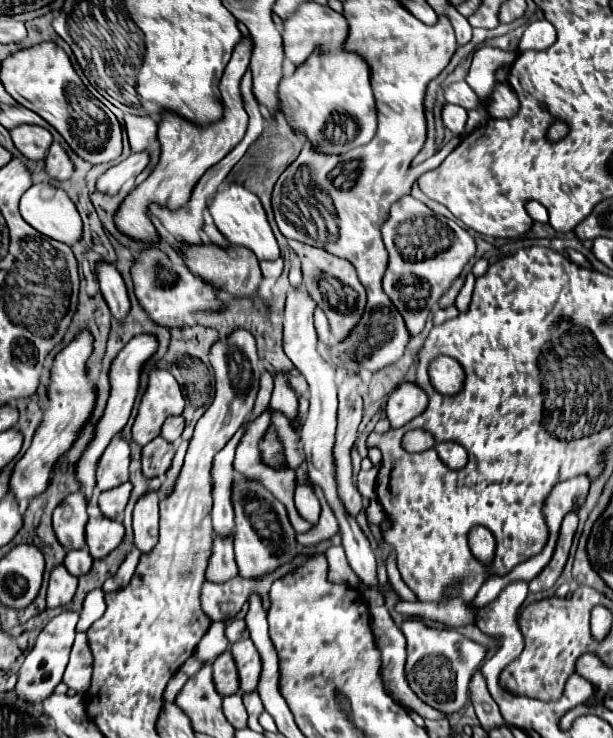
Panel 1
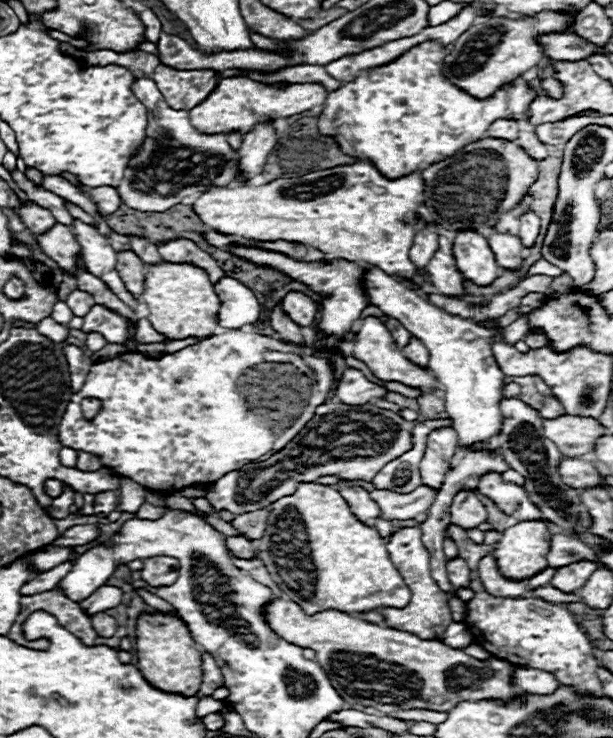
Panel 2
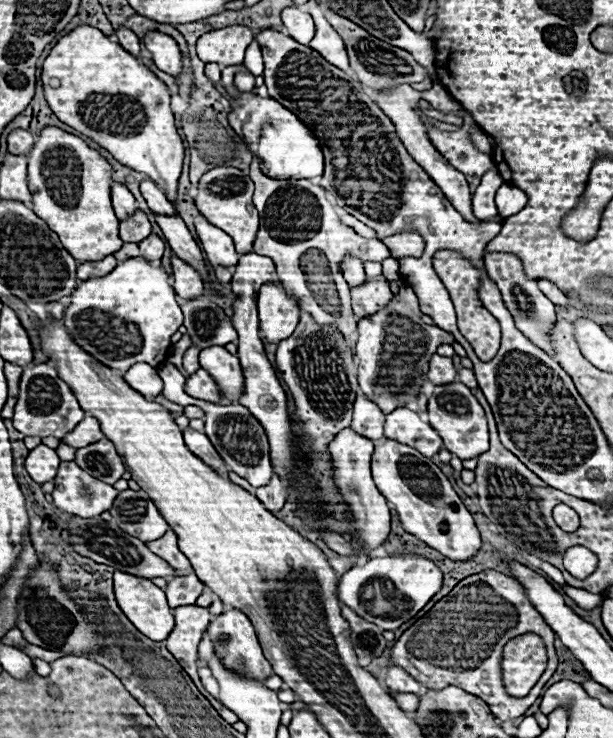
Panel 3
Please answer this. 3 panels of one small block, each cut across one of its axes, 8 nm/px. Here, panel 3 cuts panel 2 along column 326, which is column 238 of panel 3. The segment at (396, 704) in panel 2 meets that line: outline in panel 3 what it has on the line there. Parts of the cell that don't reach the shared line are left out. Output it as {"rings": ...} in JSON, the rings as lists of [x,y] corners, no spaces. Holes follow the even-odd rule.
{"rings":[[[240,610],[222,612],[220,616],[216,616],[214,622],[210,622],[206,632],[208,632],[210,640],[214,642],[214,652],[218,654],[218,658],[222,660],[222,664],[228,670],[234,670],[234,672],[238,672],[242,676],[254,678],[258,682],[272,676],[272,668],[270,668],[268,660],[262,654],[262,648],[258,644],[256,632],[254,632],[254,626],[252,626],[252,622],[248,620],[248,616],[244,612],[240,612]]]}

